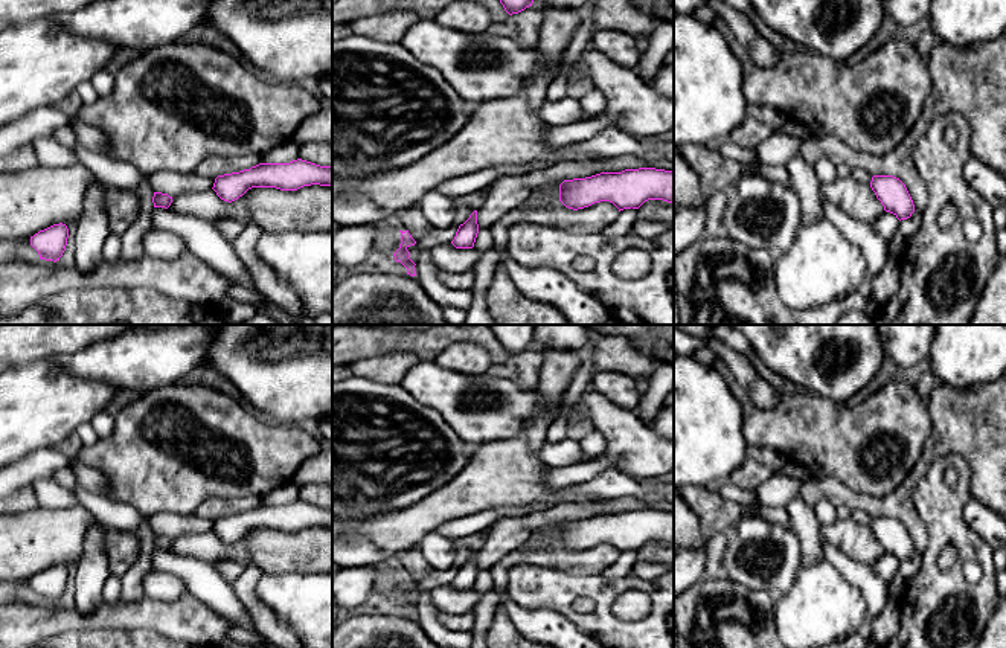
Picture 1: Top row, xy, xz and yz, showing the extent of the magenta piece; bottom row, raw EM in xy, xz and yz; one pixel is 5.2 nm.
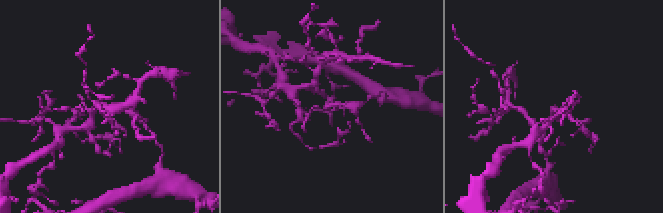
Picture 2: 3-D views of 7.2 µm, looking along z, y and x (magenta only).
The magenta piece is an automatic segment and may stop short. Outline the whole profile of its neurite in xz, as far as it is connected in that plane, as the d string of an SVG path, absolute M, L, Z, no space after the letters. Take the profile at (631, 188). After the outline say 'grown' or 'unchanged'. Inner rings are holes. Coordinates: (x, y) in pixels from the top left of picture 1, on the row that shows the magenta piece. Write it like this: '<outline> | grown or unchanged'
M625 169L564 180L559 184L559 201L573 210L610 201L620 212L631 207L639 209L648 200L674 203L674 171Z | unchanged

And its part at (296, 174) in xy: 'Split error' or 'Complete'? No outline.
Complete

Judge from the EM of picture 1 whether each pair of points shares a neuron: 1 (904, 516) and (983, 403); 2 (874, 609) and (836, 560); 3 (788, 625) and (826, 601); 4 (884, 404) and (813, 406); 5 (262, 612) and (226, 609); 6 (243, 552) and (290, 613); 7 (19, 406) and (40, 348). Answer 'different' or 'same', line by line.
1: same
2: same
3: same
4: same
5: different
6: different
7: different

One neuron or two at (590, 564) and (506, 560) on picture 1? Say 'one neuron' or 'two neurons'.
one neuron

